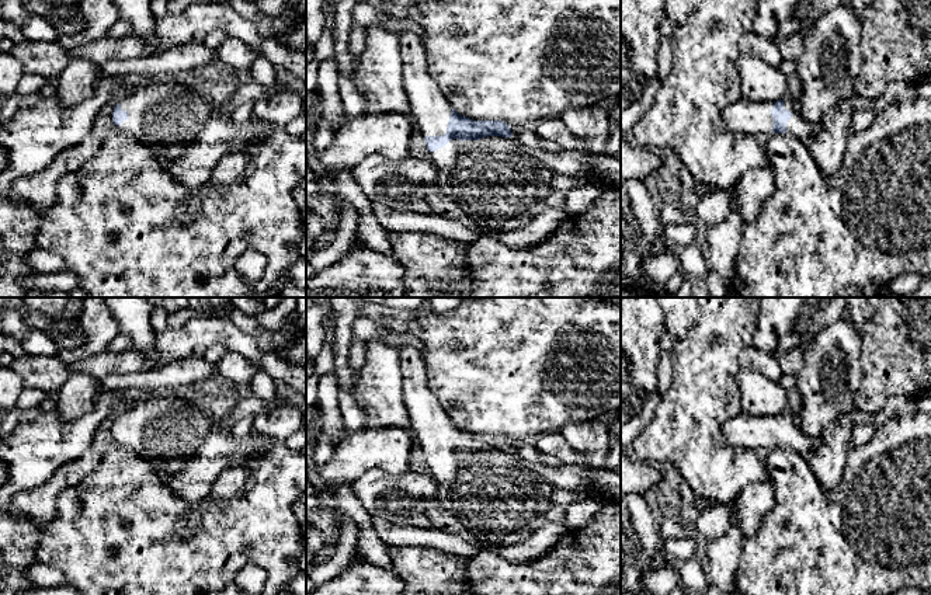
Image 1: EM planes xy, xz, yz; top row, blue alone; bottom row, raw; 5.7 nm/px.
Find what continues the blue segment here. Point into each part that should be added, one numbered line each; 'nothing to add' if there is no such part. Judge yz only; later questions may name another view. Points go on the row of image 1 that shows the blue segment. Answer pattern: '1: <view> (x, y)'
1: yz (753, 118)
2: yz (796, 125)

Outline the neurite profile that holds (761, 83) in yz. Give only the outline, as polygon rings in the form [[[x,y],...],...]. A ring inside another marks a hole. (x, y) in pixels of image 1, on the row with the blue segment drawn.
[[[740,55],[737,67],[741,97],[755,102],[775,102],[786,97],[786,74],[779,67],[750,55]]]

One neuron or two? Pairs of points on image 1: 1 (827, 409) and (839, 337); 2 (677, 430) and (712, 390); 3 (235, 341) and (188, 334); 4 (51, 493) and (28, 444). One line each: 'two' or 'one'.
1: one
2: one
3: one
4: two

